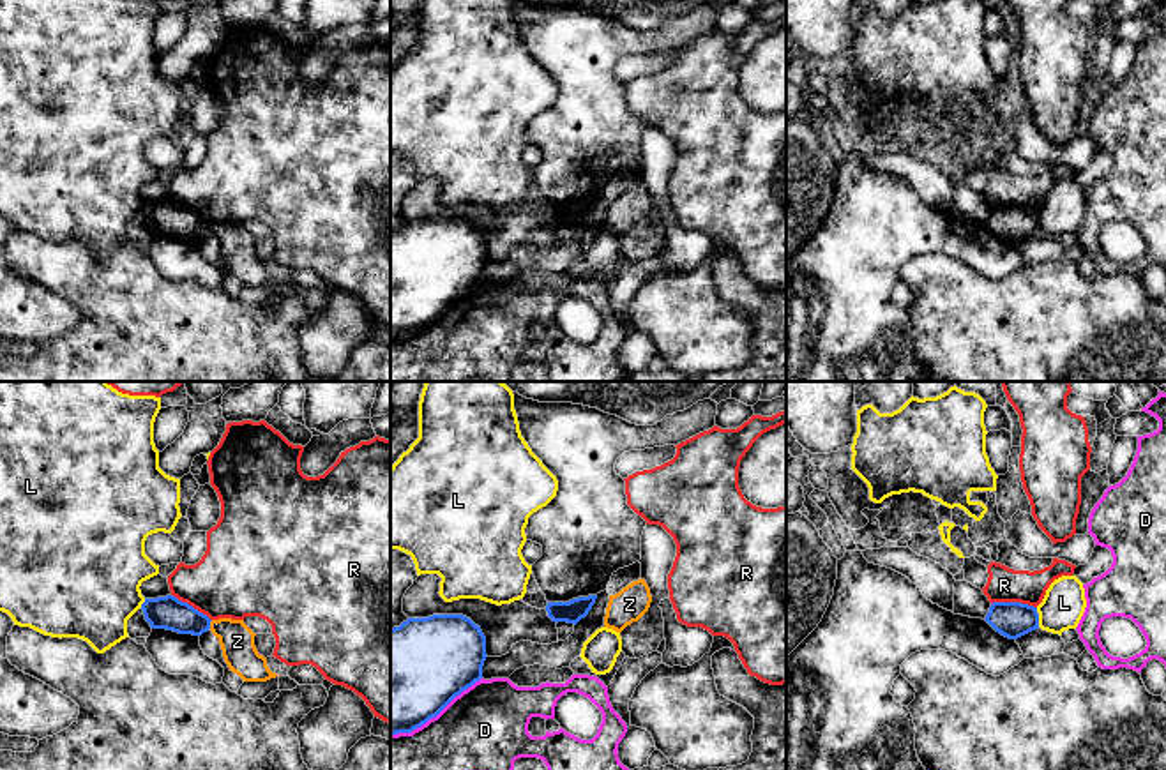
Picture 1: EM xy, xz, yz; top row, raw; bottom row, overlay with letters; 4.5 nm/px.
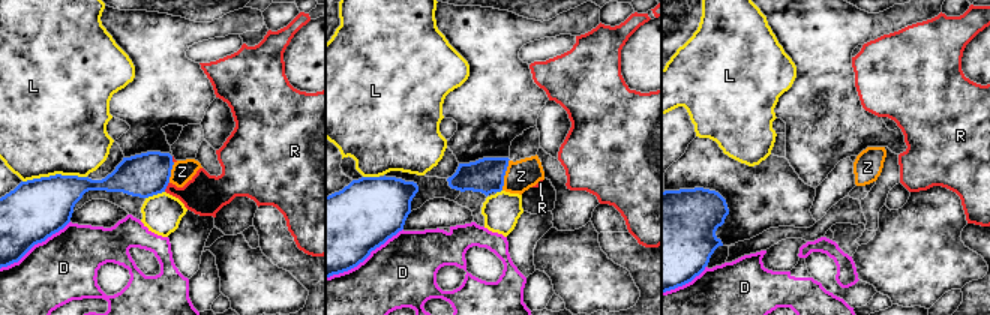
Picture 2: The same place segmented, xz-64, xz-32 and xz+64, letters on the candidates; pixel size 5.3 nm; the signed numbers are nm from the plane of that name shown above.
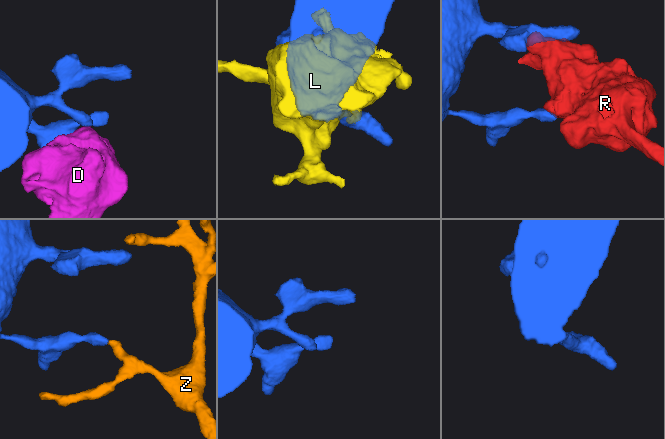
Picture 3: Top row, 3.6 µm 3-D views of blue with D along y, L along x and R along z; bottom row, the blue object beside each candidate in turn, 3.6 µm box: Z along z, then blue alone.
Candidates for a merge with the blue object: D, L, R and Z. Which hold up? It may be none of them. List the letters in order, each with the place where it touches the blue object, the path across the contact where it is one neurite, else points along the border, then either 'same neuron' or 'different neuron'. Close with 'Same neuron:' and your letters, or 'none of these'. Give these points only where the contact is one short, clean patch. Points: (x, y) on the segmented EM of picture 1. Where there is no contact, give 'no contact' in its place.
D: meets blue in xz at (435, 716); different neuron
L: meets blue in yz at (1037, 617); different neuron
R: meets blue in yz at (1014, 603); different neuron
Z: meets blue in xy at (209, 624); different neuron
Same neuron: none of these

